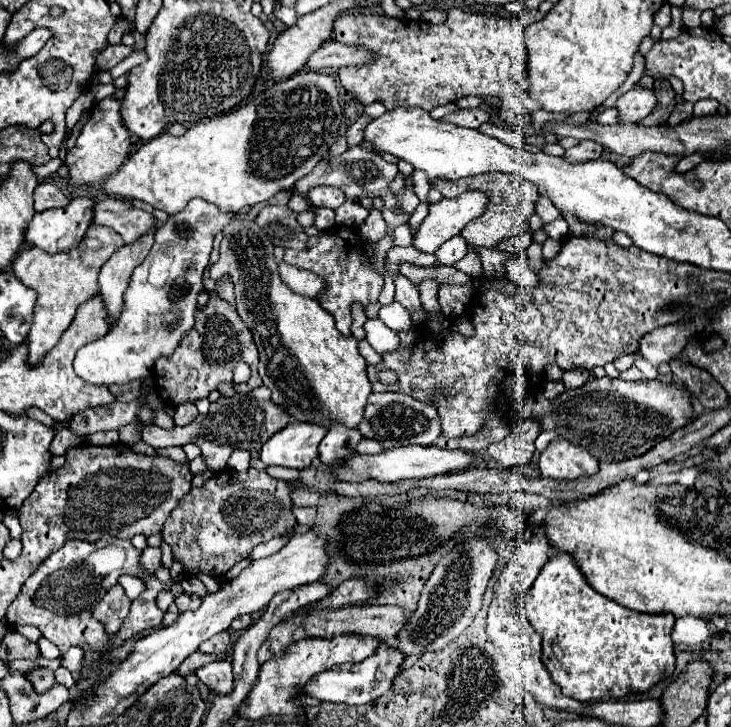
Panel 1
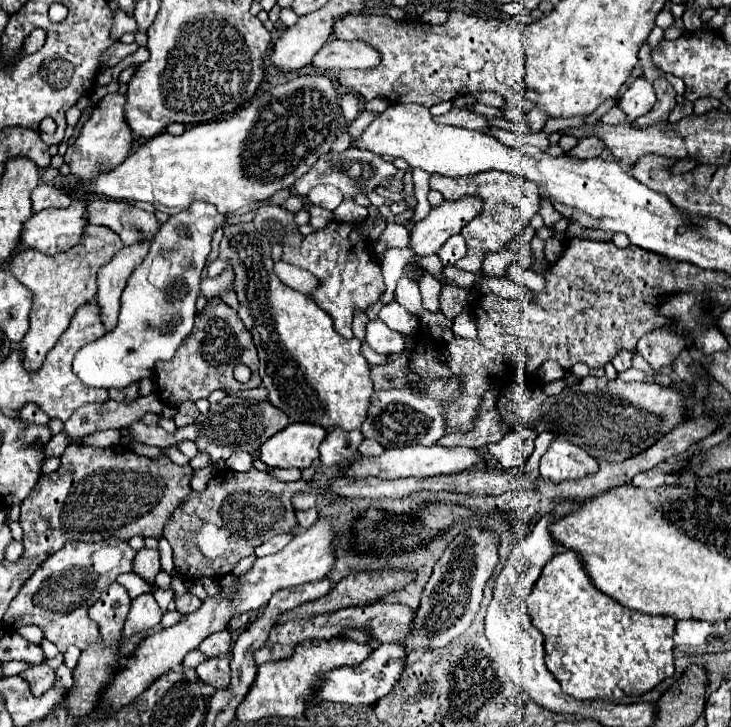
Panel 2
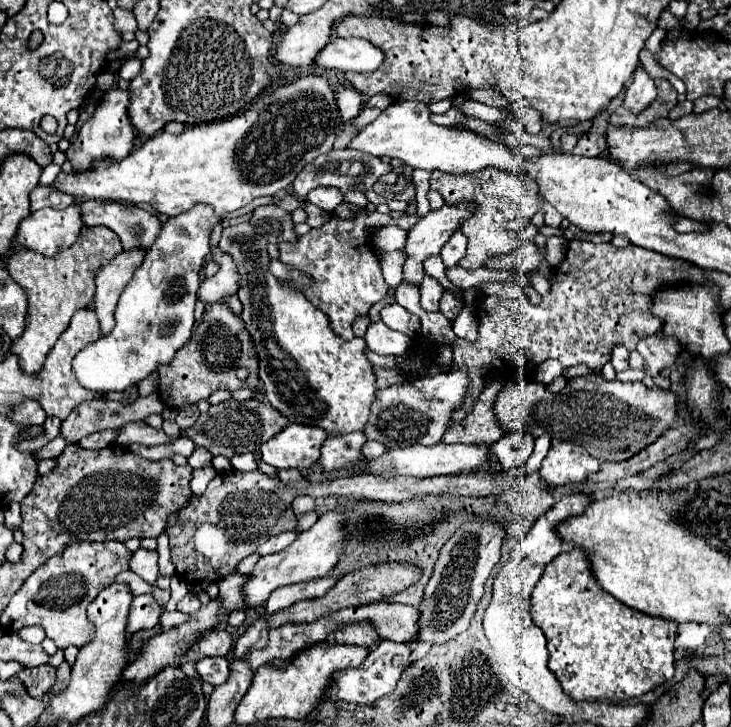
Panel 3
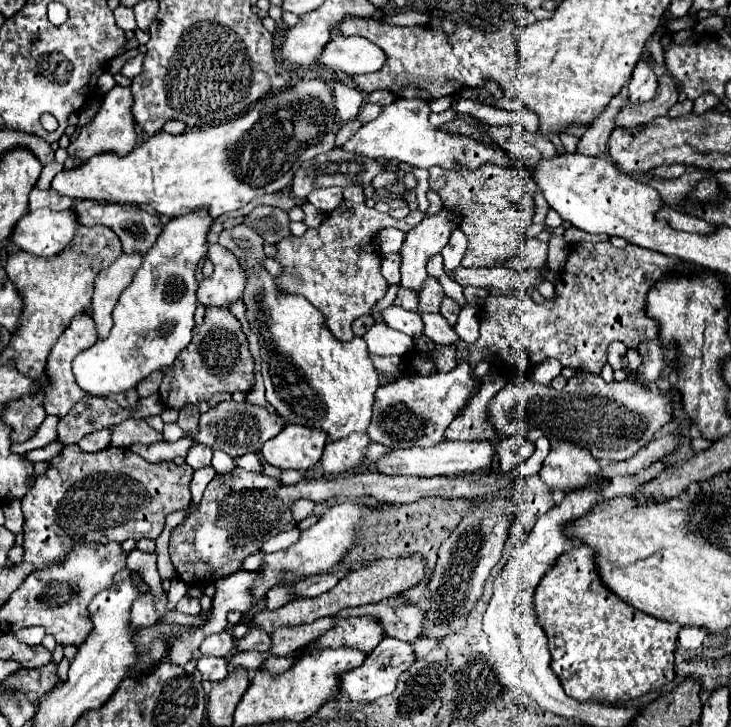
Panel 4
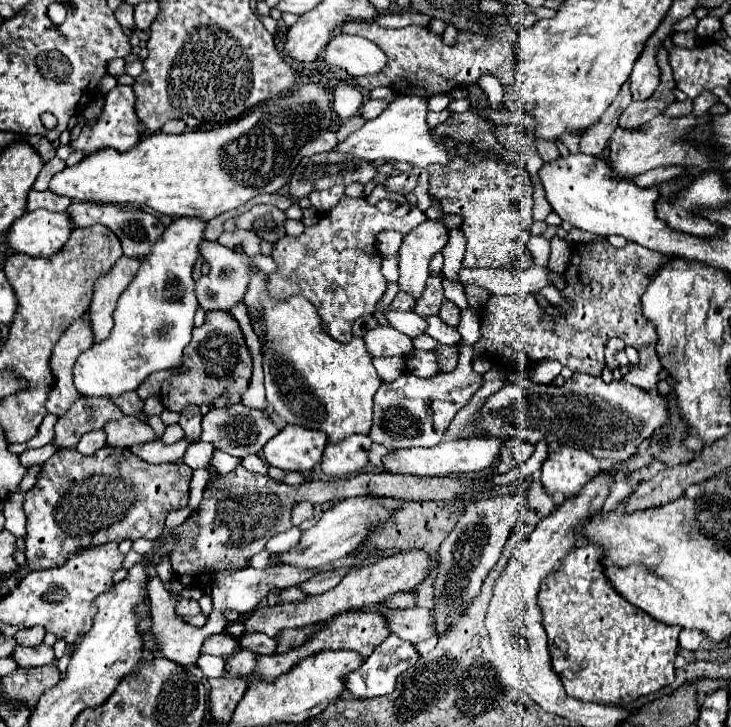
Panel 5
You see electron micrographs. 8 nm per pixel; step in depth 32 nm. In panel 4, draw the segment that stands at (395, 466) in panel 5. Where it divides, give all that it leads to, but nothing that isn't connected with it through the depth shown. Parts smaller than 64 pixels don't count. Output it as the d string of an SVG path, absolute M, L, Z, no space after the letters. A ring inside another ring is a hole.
M442 440L432 448L406 448L406 450L392 450L380 458L376 464L378 472L384 474L412 474L412 476L454 476L454 474L470 474L490 466L496 454L498 440L472 440L472 442L454 442Z

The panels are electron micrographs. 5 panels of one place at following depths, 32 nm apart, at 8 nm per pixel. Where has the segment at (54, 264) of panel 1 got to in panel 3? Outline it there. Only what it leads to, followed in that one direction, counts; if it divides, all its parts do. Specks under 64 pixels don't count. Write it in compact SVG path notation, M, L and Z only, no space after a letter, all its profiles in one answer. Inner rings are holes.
M104 226L94 228L82 228L78 240L66 248L64 252L46 258L36 252L20 250L10 256L8 260L8 274L26 290L28 294L28 312L24 320L24 332L16 340L12 340L12 346L8 350L10 354L18 356L20 370L26 374L38 374L44 366L44 360L50 352L50 348L56 344L58 336L68 328L70 318L76 310L88 308L92 304L94 296L94 278L102 266L106 266L110 260L116 258L116 254L122 252L120 238Z

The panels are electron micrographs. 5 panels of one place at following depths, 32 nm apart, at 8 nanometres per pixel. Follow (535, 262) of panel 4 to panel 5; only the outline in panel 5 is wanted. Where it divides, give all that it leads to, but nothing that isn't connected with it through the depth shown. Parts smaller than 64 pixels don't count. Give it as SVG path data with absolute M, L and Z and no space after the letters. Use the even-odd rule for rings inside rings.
M532 236L526 250L530 254L534 254L534 262L538 266L548 266L548 258L550 258L550 240L544 236Z

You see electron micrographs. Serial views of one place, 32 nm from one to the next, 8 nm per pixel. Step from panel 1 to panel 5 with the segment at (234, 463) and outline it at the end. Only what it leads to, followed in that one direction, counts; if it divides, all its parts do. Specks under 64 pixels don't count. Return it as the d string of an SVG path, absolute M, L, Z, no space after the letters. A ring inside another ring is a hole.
M246 456L242 458L242 466L254 474L268 474L268 464L258 456Z

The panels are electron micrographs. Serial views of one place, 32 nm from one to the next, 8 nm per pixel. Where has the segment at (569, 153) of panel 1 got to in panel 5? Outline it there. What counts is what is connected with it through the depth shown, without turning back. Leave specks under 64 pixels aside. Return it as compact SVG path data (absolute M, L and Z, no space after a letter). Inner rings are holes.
M626 82L626 84L620 88L620 92L618 92L616 100L612 102L612 106L608 108L608 112L604 112L600 124L596 124L596 128L588 128L588 132L584 132L584 134L580 136L580 150L582 150L584 154L592 154L592 156L596 154L596 156L600 156L600 154L604 152L604 148L606 148L610 136L612 136L614 130L618 128L618 118L620 118L620 114L624 112L624 108L626 108L630 102L632 102L630 82Z

